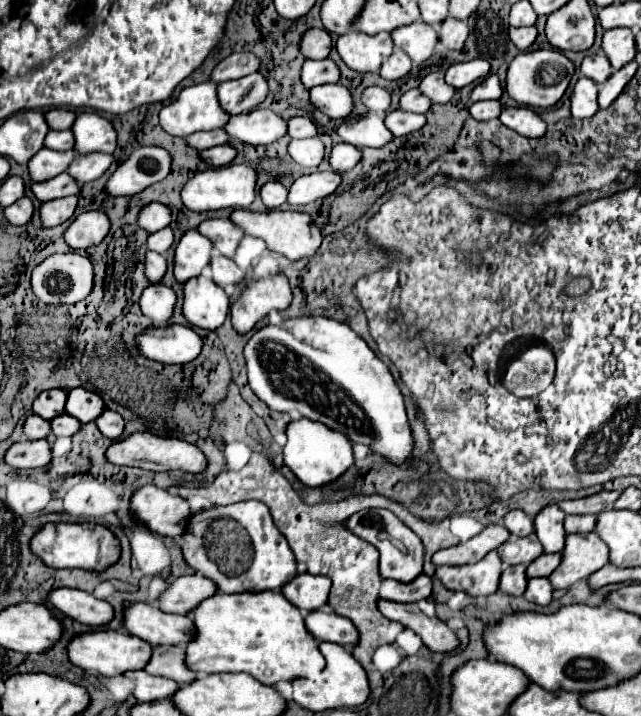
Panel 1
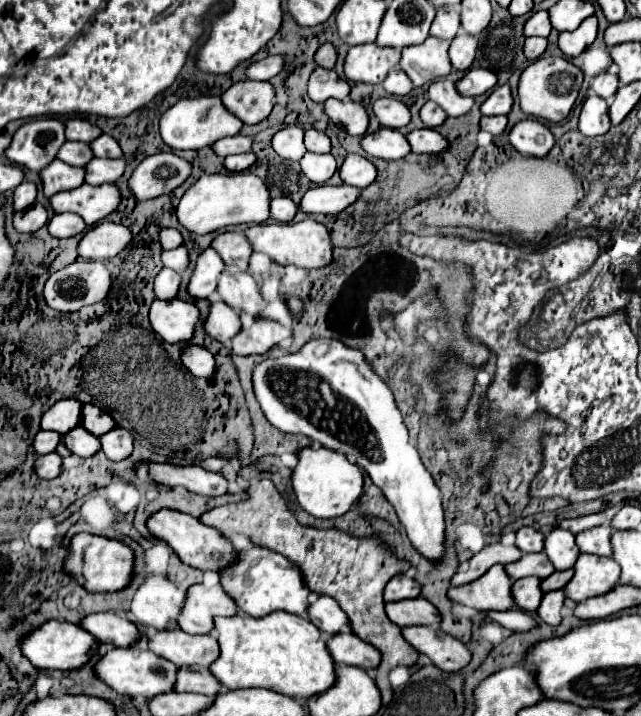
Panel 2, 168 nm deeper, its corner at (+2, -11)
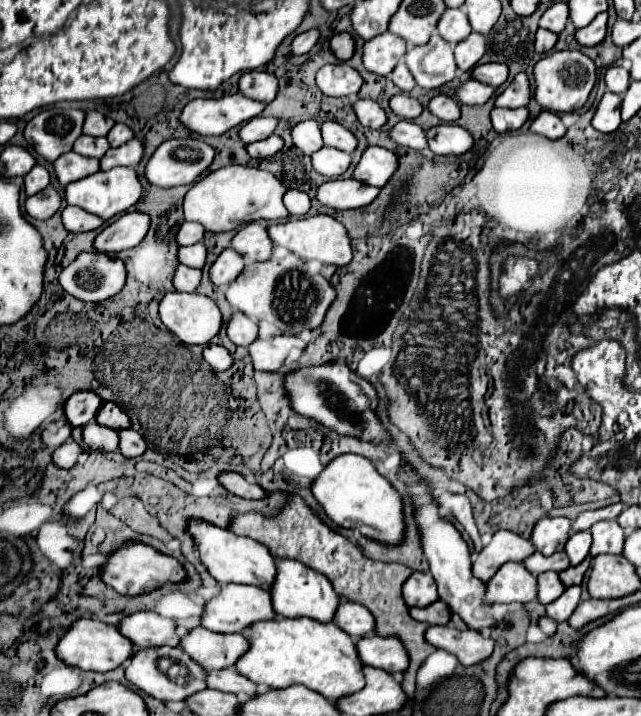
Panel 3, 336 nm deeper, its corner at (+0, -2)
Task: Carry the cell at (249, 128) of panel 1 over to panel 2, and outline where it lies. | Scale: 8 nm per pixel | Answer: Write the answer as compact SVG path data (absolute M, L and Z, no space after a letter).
M284 127L272 139L274 151L288 161L298 161L306 153L304 147L304 129L302 127Z

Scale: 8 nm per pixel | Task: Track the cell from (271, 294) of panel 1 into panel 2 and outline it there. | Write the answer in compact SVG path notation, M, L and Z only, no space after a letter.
M256 319L250 329L242 329L236 339L232 339L232 353L234 355L264 355L272 347L282 345L292 335L290 329L282 327L270 319Z

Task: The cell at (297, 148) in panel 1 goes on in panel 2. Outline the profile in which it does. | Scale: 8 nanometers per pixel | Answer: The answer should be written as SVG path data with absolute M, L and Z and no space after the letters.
M306 153L300 161L304 175L314 183L314 185L324 185L334 171L338 169L336 159L332 155L318 155L318 153Z

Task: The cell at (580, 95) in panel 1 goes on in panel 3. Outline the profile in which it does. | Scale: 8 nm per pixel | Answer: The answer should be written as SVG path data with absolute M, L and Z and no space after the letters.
M604 92L602 100L598 102L598 108L594 112L594 118L592 118L592 126L598 130L598 132L614 132L618 126L620 126L620 102L622 98L618 94L612 94L612 92Z

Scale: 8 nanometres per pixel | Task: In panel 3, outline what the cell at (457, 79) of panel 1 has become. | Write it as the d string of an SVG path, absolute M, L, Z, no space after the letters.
M478 64L474 70L472 70L472 78L478 80L478 82L484 82L484 84L490 84L494 88L498 88L500 84L506 82L508 78L508 66L506 64Z

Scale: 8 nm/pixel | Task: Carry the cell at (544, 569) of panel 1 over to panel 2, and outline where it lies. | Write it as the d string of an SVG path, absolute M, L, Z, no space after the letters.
M568 569L568 571L556 571L552 573L552 577L548 579L542 579L542 587L544 587L544 593L548 591L556 591L556 589L564 589L570 579L574 577L574 569Z

